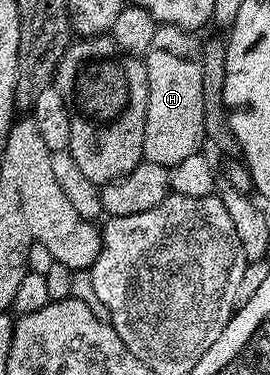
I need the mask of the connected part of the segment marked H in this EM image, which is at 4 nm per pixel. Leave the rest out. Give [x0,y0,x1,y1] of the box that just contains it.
[143,25,206,168]

